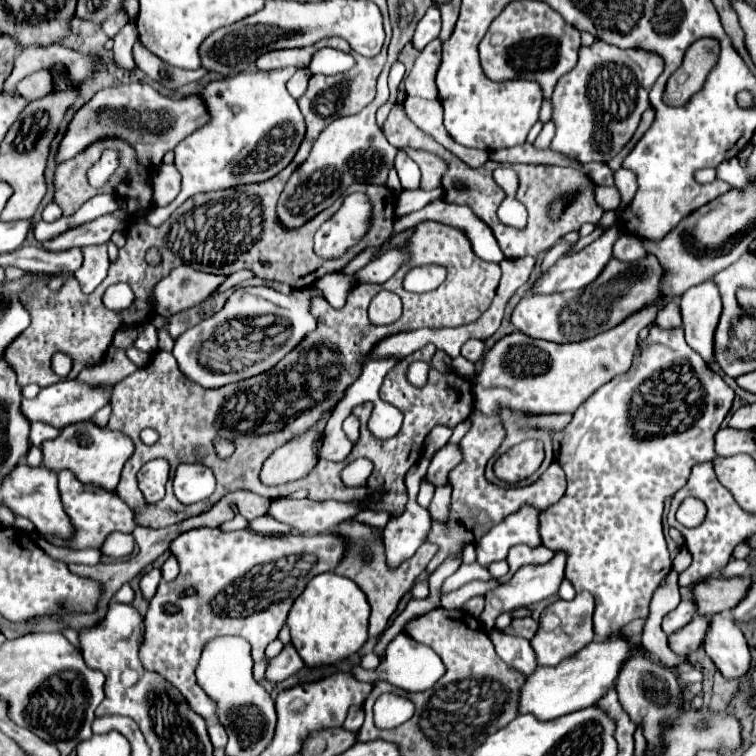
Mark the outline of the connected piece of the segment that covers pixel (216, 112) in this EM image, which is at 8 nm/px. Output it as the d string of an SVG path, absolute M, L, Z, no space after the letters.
M293 66L271 72L239 72L205 86L201 94L209 106L211 122L174 149L174 164L181 174L182 186L179 196L165 206L165 220L195 192L265 182L293 160L305 138L305 118L297 100L285 88L293 72Z

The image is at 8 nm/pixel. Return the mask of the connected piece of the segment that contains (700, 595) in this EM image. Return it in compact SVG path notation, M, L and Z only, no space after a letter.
M731 576L731 578L707 578L693 588L693 598L697 602L697 614L713 616L725 610L735 608L749 592L749 576Z

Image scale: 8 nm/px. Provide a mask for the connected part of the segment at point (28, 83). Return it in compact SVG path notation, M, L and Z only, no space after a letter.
M47 70L46 72L34 72L20 81L17 85L17 89L23 95L25 95L26 89L35 89L35 93L42 93L41 96L37 95L31 100L31 102L35 102L35 100L39 100L39 98L51 94L53 91L52 77Z

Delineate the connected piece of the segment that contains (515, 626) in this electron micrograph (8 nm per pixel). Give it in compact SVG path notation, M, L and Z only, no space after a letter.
M521 618L521 620L513 620L509 628L505 628L507 634L525 638L525 640L533 640L533 636L537 634L539 624L533 618Z

